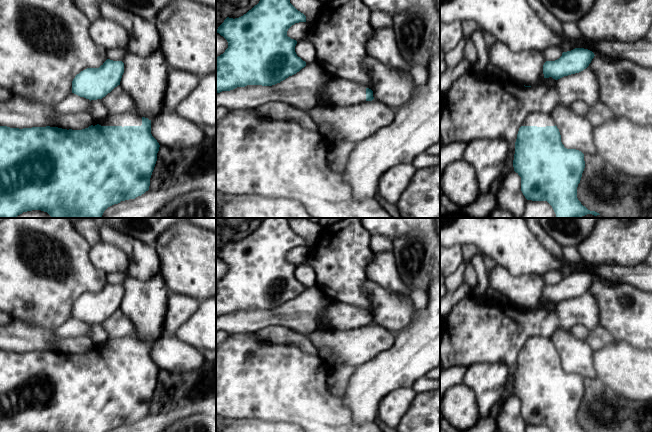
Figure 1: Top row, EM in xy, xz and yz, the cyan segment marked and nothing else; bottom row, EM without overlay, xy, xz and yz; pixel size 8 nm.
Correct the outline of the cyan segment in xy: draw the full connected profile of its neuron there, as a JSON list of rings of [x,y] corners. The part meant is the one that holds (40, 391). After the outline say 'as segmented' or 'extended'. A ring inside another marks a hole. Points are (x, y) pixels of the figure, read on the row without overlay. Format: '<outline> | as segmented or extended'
[[[135,337],[108,339],[104,344],[94,345],[82,354],[50,350],[23,353],[0,350],[0,432],[108,432],[121,425],[135,423],[149,414],[159,371],[151,358],[151,344]]] | extended

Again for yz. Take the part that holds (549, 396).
[[[535,335],[526,340],[517,358],[513,391],[521,401],[521,415],[527,424],[547,425],[552,432],[586,432],[577,422],[584,378],[564,371],[551,338]]] | extended

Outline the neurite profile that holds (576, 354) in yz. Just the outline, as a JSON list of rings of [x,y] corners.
[[[558,329],[551,340],[559,353],[561,366],[565,372],[576,373],[583,378],[596,377],[593,350],[586,340],[579,339],[564,329]]]

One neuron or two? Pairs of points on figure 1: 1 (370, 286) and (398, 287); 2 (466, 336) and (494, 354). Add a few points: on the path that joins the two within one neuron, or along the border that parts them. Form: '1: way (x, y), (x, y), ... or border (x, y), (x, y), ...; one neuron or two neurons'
1: border (368, 278), (385, 289), (402, 295); two neurons
2: way (473, 336), (476, 336), (487, 347); one neuron

